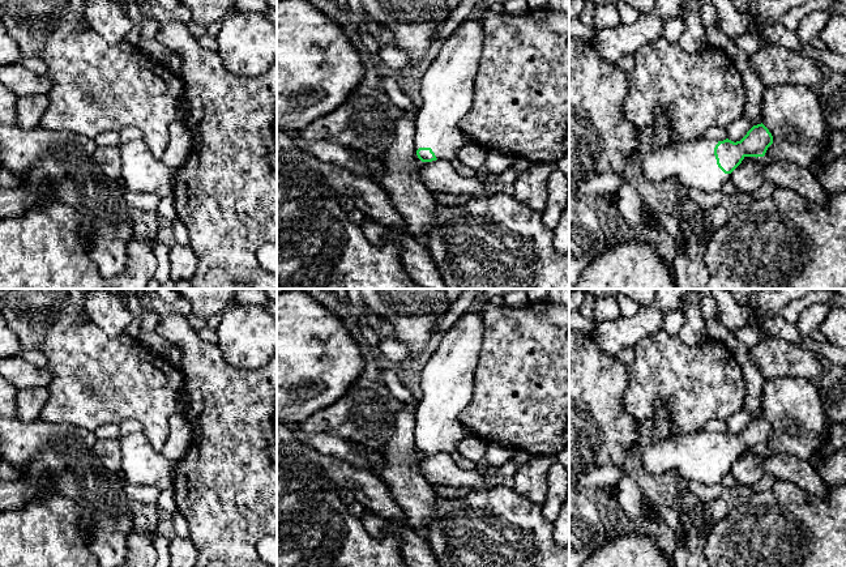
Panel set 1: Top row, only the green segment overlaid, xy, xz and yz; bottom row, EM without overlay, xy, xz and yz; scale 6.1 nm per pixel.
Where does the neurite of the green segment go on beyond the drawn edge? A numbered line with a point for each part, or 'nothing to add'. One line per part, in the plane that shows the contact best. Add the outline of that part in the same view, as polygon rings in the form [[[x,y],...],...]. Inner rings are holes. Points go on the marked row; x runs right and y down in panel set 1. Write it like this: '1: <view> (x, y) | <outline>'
1: yz (692, 163) | [[[702,137],[685,142],[655,148],[642,155],[641,170],[646,179],[657,184],[695,188],[706,193],[721,191],[730,180],[717,165],[715,140]]]

